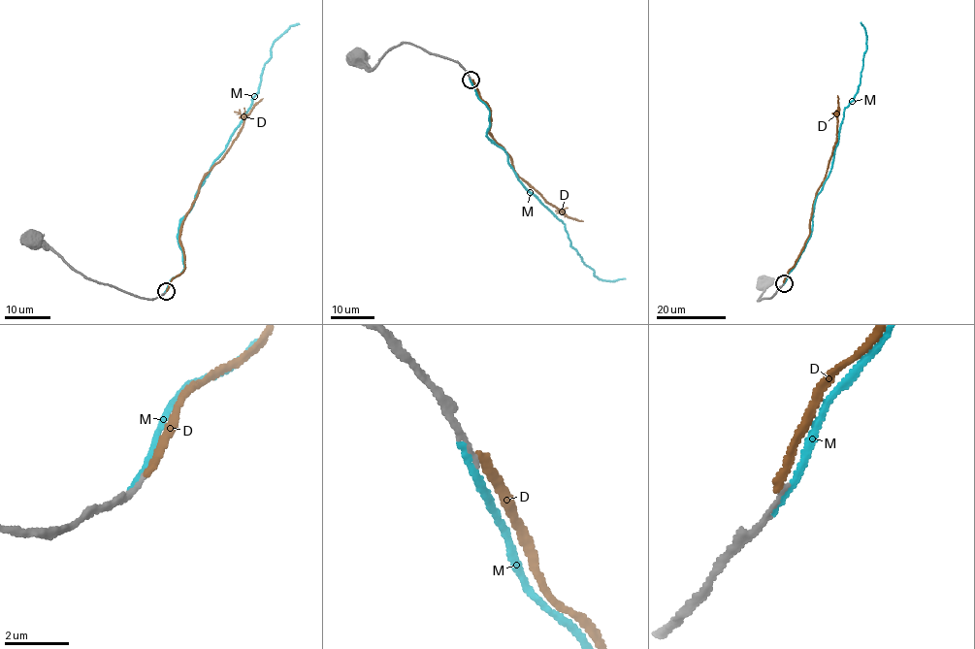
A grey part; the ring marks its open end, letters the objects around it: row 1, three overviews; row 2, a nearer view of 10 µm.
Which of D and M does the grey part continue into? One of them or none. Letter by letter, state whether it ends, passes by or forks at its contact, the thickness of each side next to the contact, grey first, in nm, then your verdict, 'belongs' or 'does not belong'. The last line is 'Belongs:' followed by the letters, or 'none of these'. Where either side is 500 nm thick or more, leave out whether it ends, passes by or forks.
D: it ends there; 120 nm thick on the grey side, 240 nm on the other; does not belong
M: it ends there; 180 nm thick on the grey side, 180 nm on the other; belongs
Belongs: M

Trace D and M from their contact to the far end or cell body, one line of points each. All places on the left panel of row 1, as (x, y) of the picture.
D: (167, 291), (173, 277), (183, 272), (179, 228), (198, 193), (200, 181), (231, 146), (243, 117), (262, 99)
M: (165, 292), (170, 278), (183, 270), (178, 220), (191, 208), (213, 159), (250, 107), (271, 47), (300, 24)

